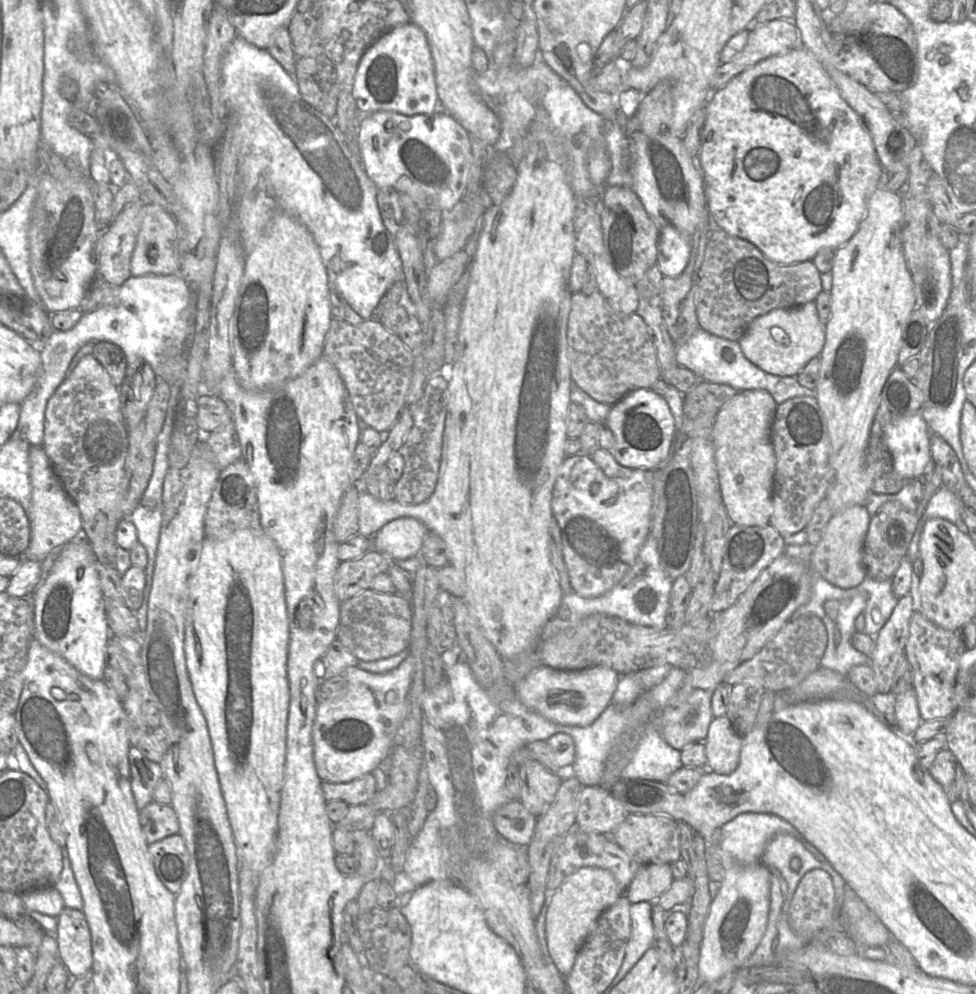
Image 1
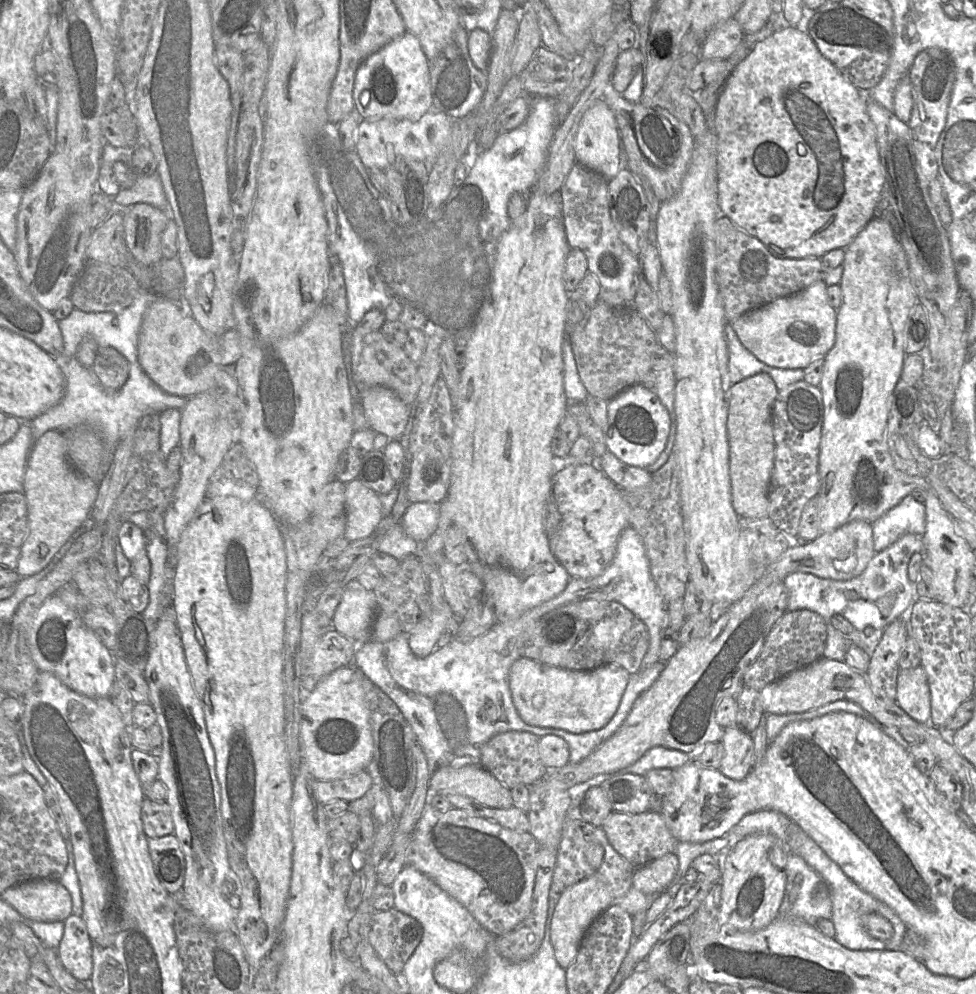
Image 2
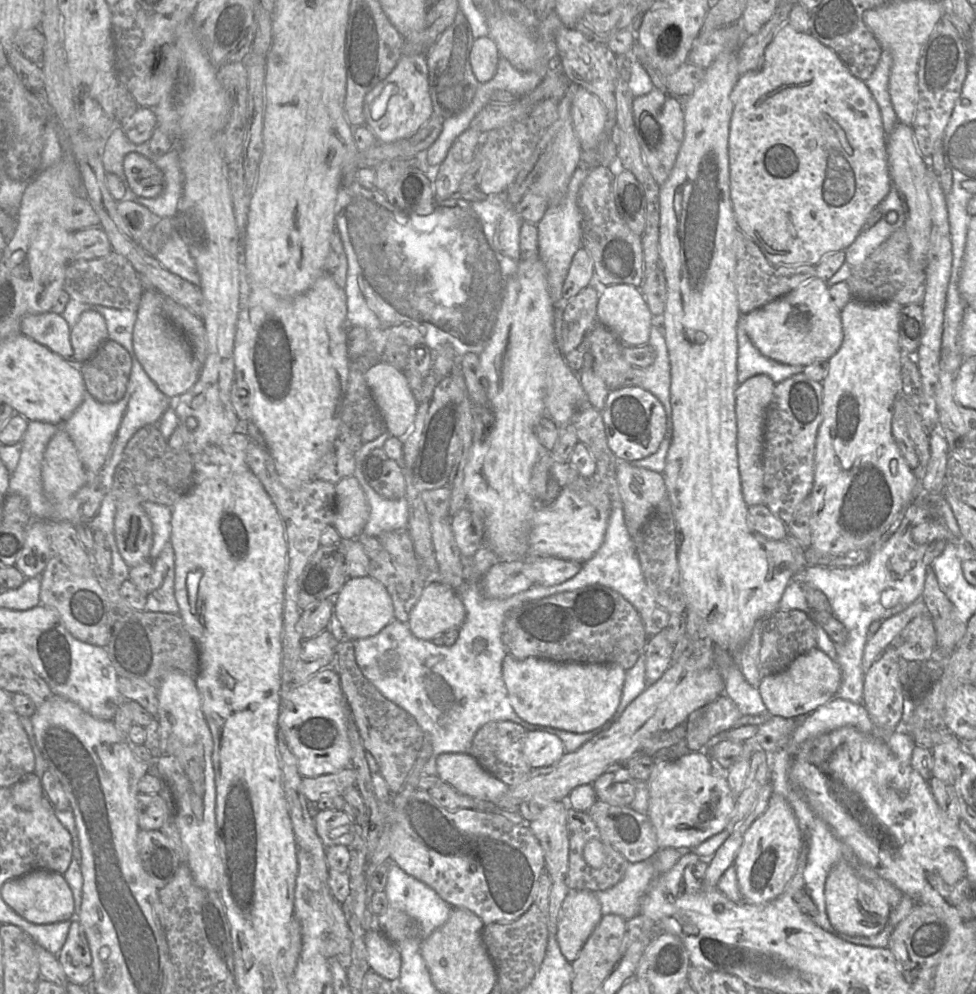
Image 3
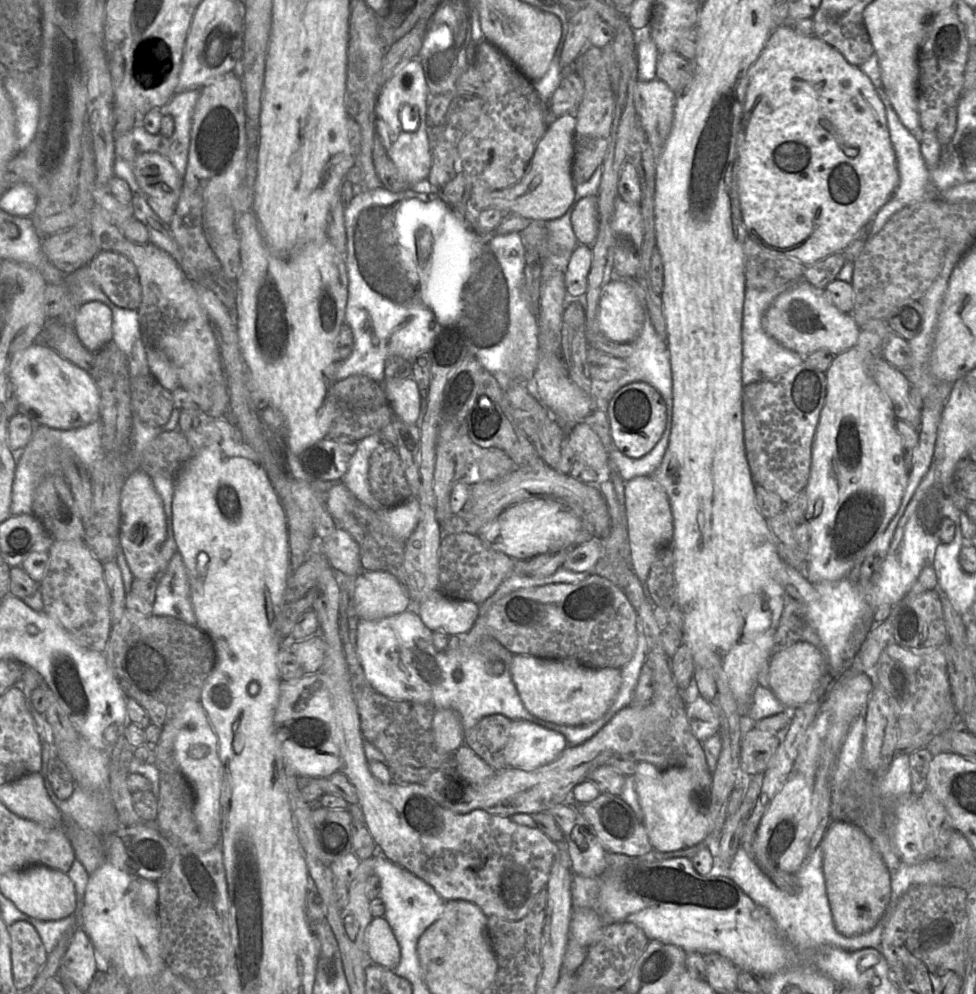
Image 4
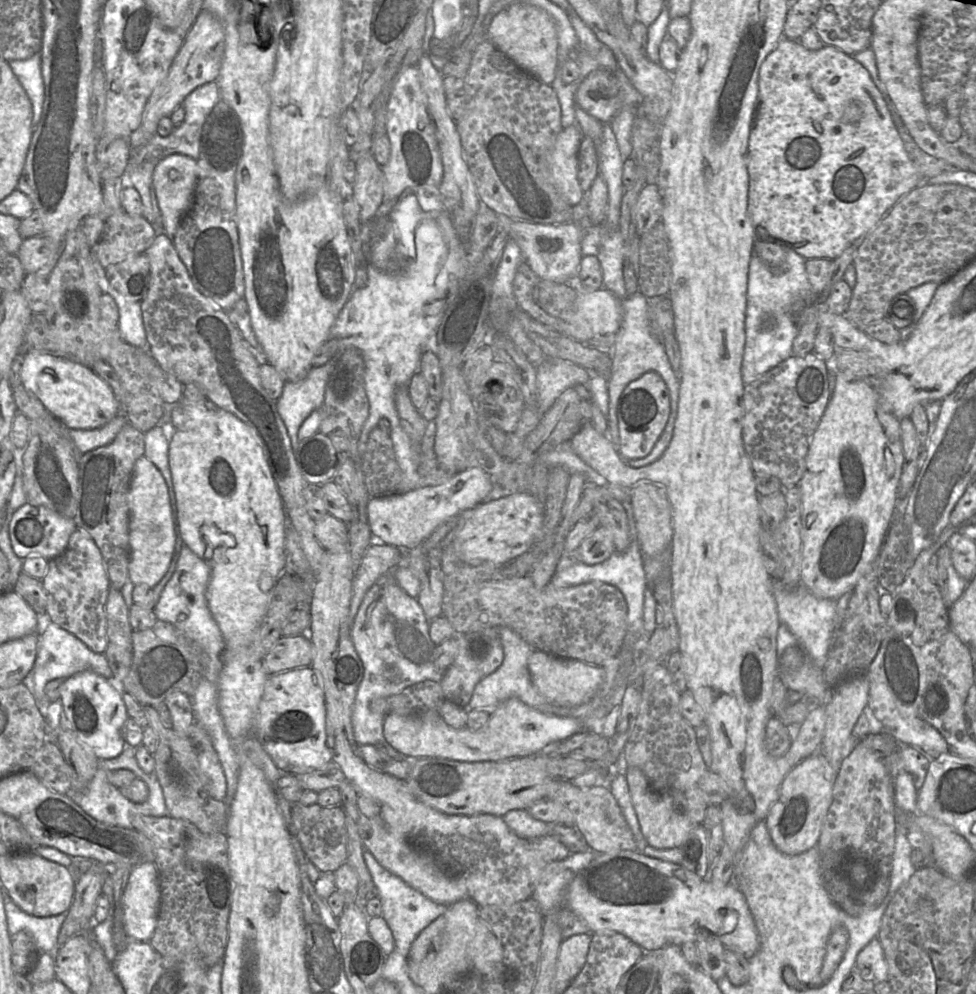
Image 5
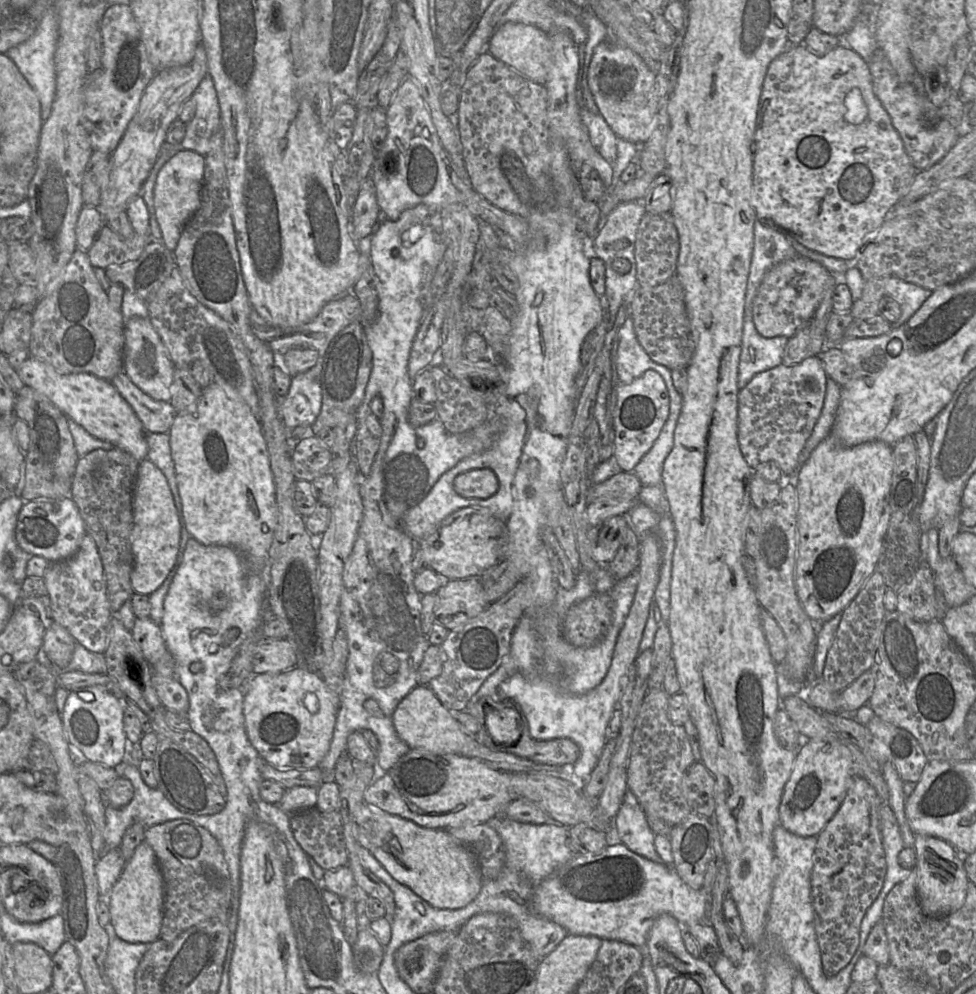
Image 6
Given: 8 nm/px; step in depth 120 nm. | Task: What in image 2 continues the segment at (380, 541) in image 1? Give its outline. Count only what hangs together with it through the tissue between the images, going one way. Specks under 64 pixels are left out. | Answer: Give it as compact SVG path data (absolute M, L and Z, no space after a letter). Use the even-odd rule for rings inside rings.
M412 503L403 514L400 525L405 533L422 544L435 531L440 517L441 503Z

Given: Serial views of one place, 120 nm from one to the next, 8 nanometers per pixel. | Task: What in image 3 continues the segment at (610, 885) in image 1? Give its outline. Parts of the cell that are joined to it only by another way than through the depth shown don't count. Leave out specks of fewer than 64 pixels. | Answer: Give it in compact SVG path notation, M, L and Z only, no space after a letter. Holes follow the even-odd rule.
M570 890L558 915L556 939L561 953L573 962L603 916L600 902L589 890Z

